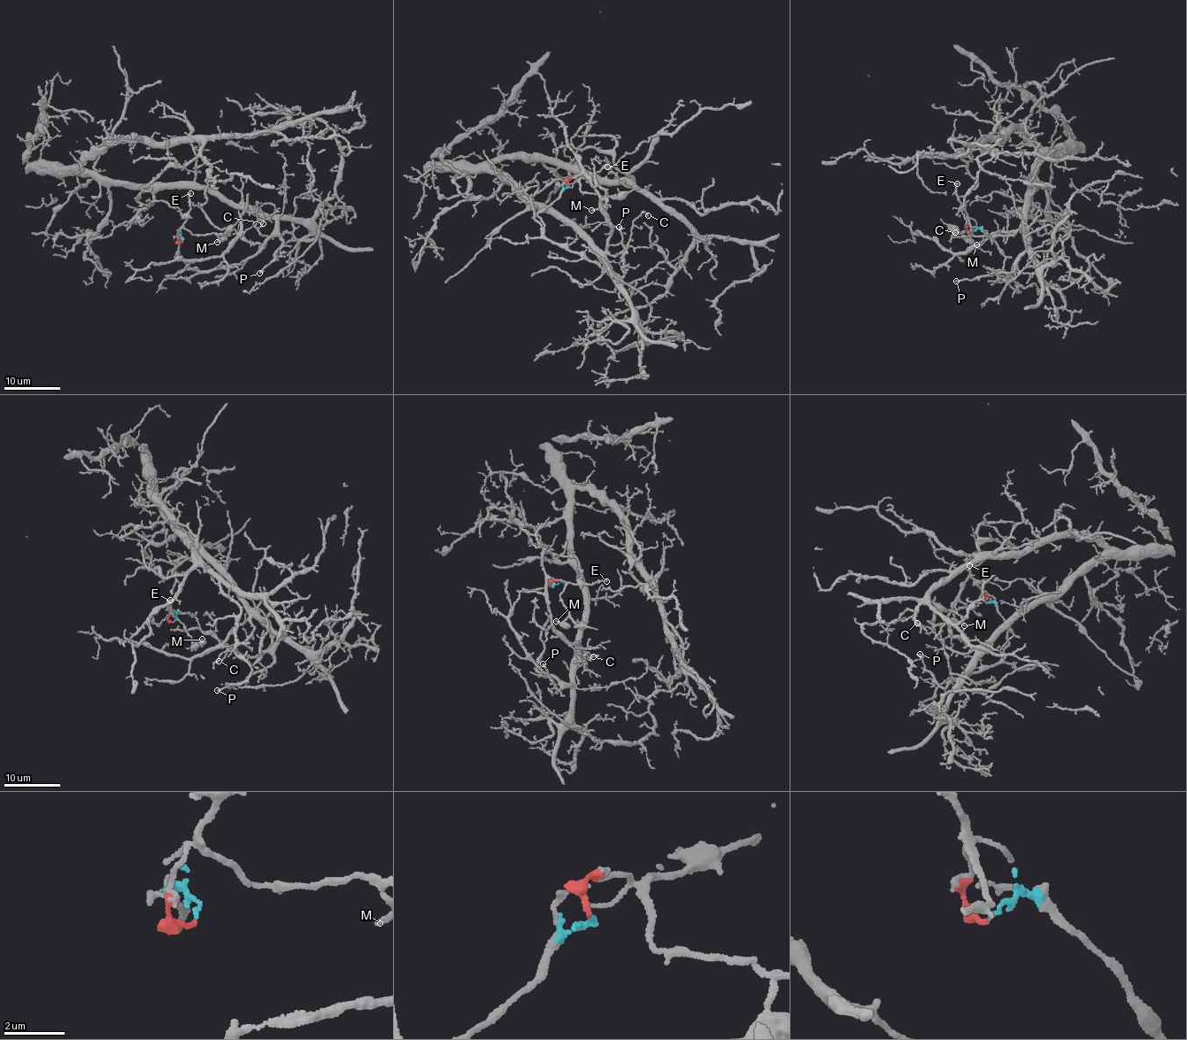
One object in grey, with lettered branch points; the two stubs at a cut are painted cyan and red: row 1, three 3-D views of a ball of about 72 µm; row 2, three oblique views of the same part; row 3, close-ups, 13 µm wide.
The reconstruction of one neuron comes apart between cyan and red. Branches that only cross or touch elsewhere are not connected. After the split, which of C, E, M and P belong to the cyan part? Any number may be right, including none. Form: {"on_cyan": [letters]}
{"on_cyan": ["C", "P"]}

